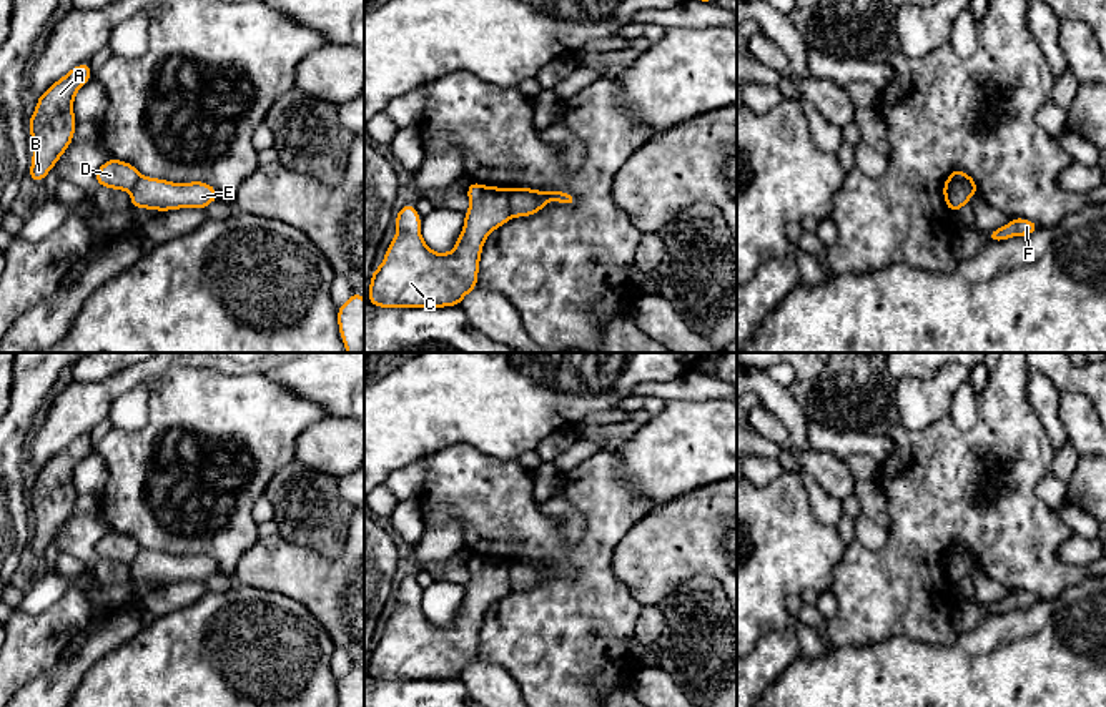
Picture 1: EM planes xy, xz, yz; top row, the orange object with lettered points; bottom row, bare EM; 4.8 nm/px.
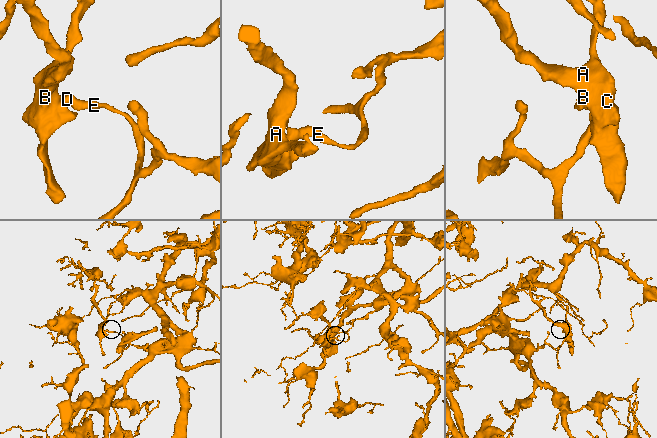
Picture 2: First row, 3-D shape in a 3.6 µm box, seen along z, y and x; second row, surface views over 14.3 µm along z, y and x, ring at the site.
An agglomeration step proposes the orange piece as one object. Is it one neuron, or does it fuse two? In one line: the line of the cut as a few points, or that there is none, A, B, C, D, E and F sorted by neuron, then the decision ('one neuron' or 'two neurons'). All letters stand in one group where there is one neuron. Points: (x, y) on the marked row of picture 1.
cut in xz along (506, 188), (513, 217); A B C D F / E; two neurons

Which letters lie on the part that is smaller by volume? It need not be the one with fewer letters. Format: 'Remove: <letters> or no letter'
Remove: A, B, C, D, F

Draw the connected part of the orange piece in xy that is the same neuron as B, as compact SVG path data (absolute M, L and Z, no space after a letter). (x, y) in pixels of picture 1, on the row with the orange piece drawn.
M81 63L47 88L38 96L35 111L28 121L28 131L35 141L28 178L43 181L72 145L77 120L73 100L77 91L91 78L91 67Z

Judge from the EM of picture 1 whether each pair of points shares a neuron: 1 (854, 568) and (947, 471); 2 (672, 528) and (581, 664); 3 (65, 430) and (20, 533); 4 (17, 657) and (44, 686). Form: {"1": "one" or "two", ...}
{"1": "one", "2": "two", "3": "two", "4": "two"}

